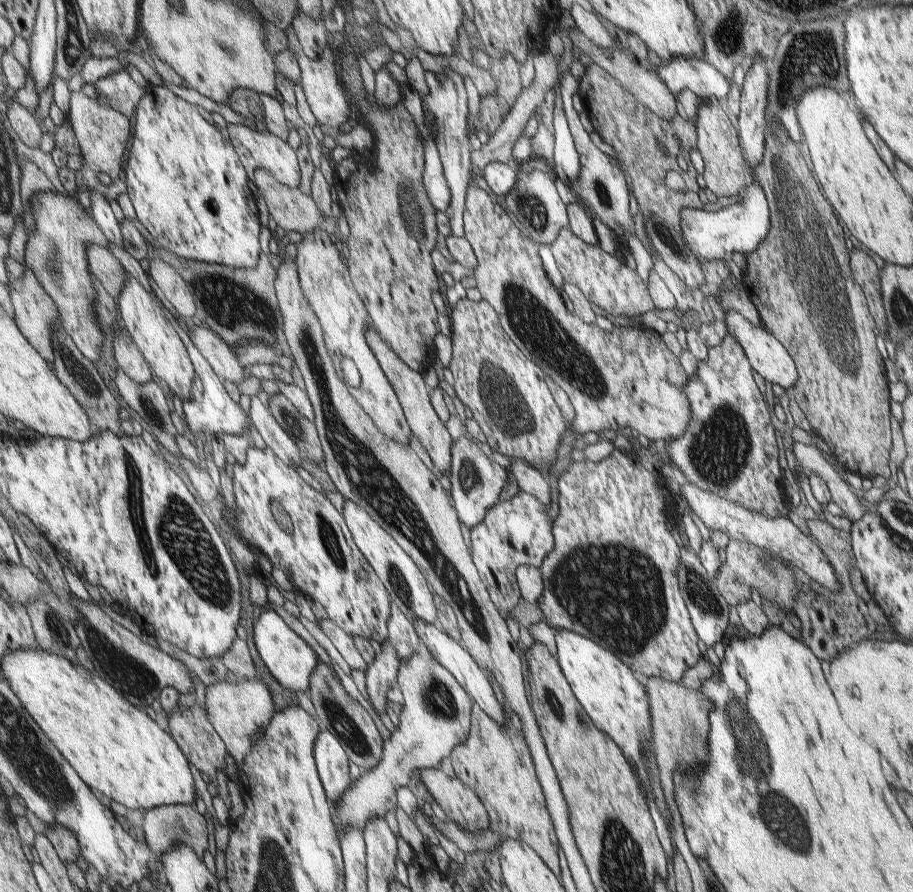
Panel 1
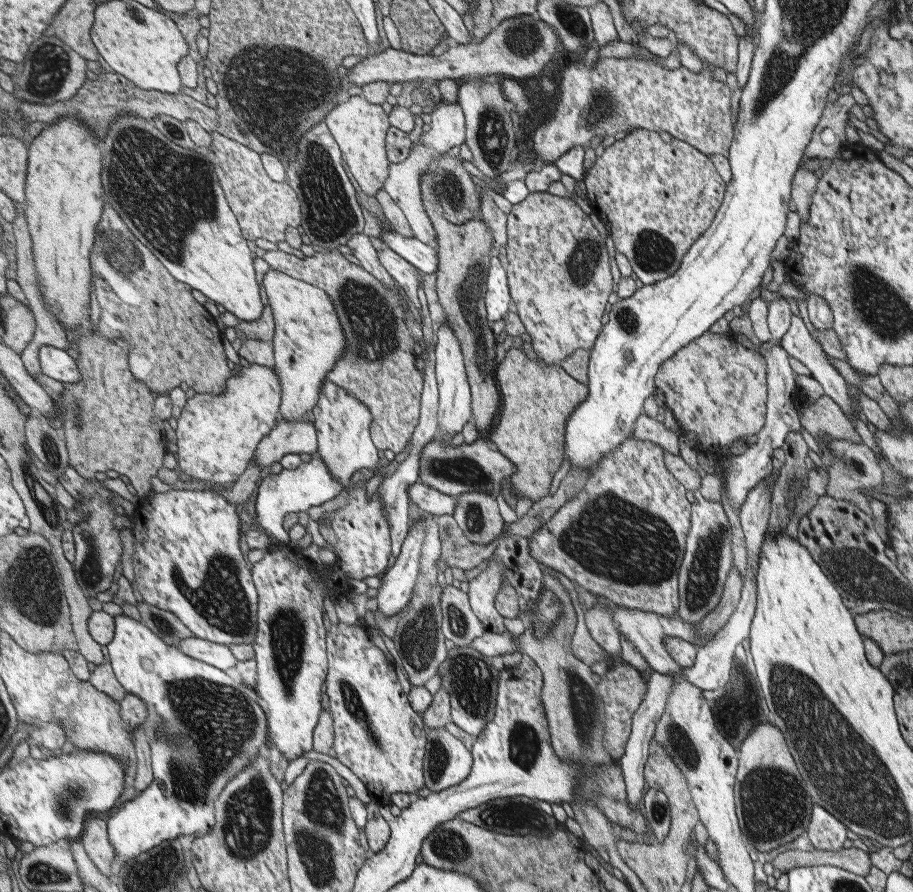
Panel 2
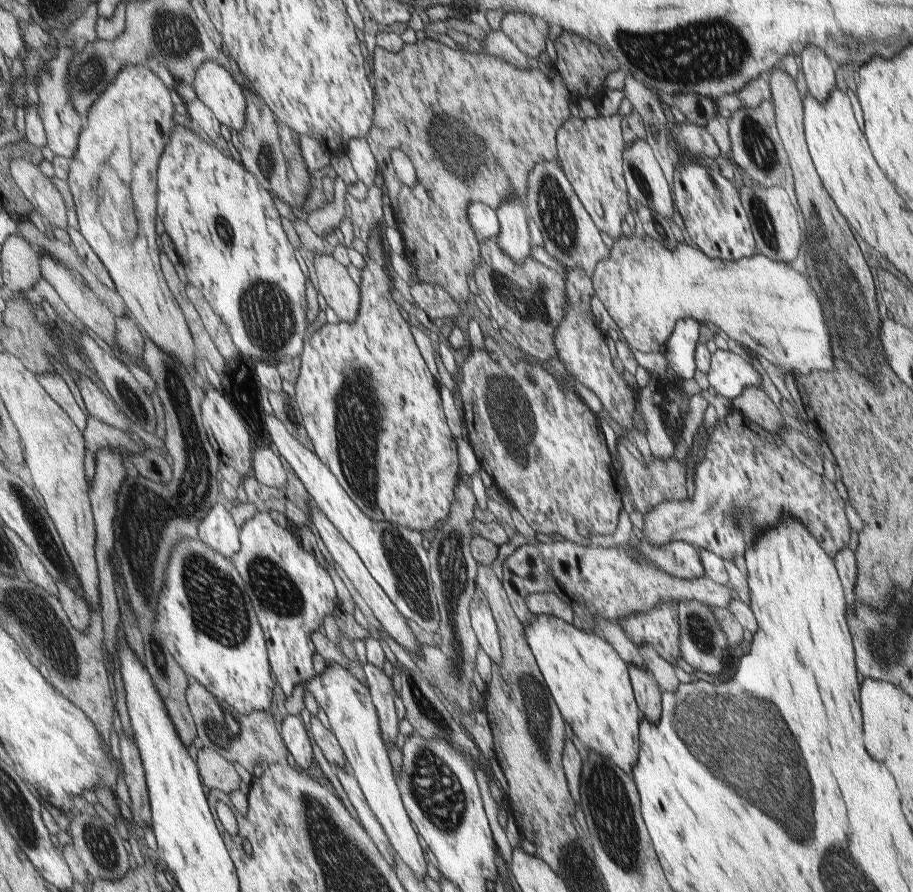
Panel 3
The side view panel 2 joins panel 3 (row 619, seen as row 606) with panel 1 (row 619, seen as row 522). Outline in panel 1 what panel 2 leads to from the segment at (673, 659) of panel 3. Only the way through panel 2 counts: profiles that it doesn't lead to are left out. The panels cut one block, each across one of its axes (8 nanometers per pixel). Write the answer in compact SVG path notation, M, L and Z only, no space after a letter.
M614 448L612 454L600 462L584 460L583 462L572 462L566 472L558 478L560 512L554 520L554 546L549 557L542 562L540 573L544 581L544 596L541 599L540 609L546 620L550 622L552 630L565 629L584 635L593 642L600 643L606 650L612 651L614 655L622 660L634 674L641 678L658 676L670 682L679 682L684 677L686 670L696 666L700 660L698 650L698 638L694 632L694 626L690 622L690 614L686 610L685 600L682 599L680 578L676 578L676 568L680 568L680 548L674 542L668 526L666 526L666 498L660 494L656 478L641 464L634 453L624 454L622 450Z

